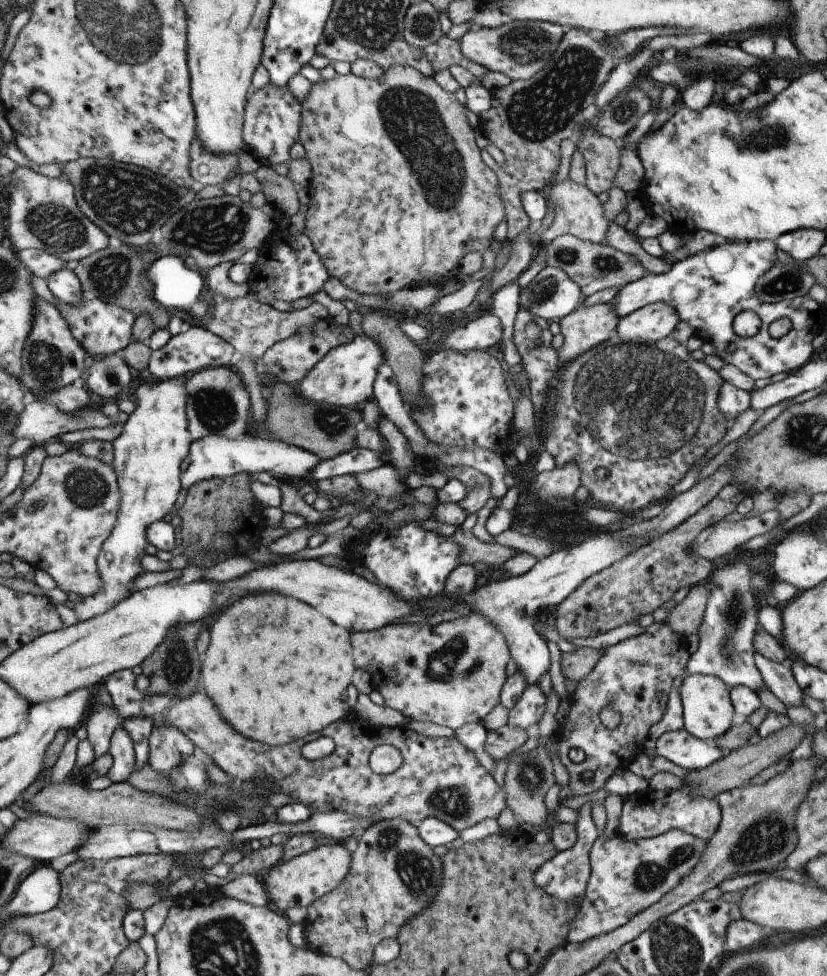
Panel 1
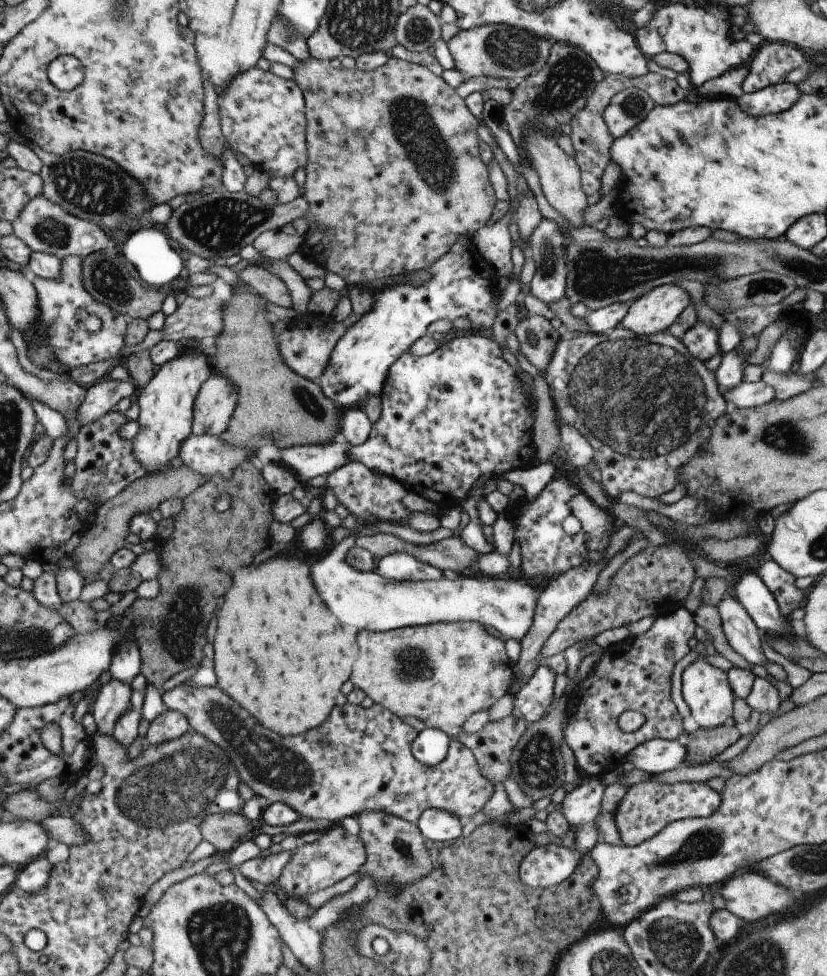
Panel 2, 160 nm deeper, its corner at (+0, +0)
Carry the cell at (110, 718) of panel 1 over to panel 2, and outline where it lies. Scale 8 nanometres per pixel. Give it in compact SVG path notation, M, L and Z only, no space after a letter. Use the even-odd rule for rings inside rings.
M111 679L93 700L92 714L97 731L103 735L113 735L119 718L132 702L132 689L129 684Z

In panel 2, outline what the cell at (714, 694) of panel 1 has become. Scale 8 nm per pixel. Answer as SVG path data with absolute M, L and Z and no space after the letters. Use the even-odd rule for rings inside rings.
M696 658L683 670L681 674L681 696L687 707L689 716L703 730L717 728L732 716L733 692L729 687L726 672L721 672L715 666L709 666L709 662Z

